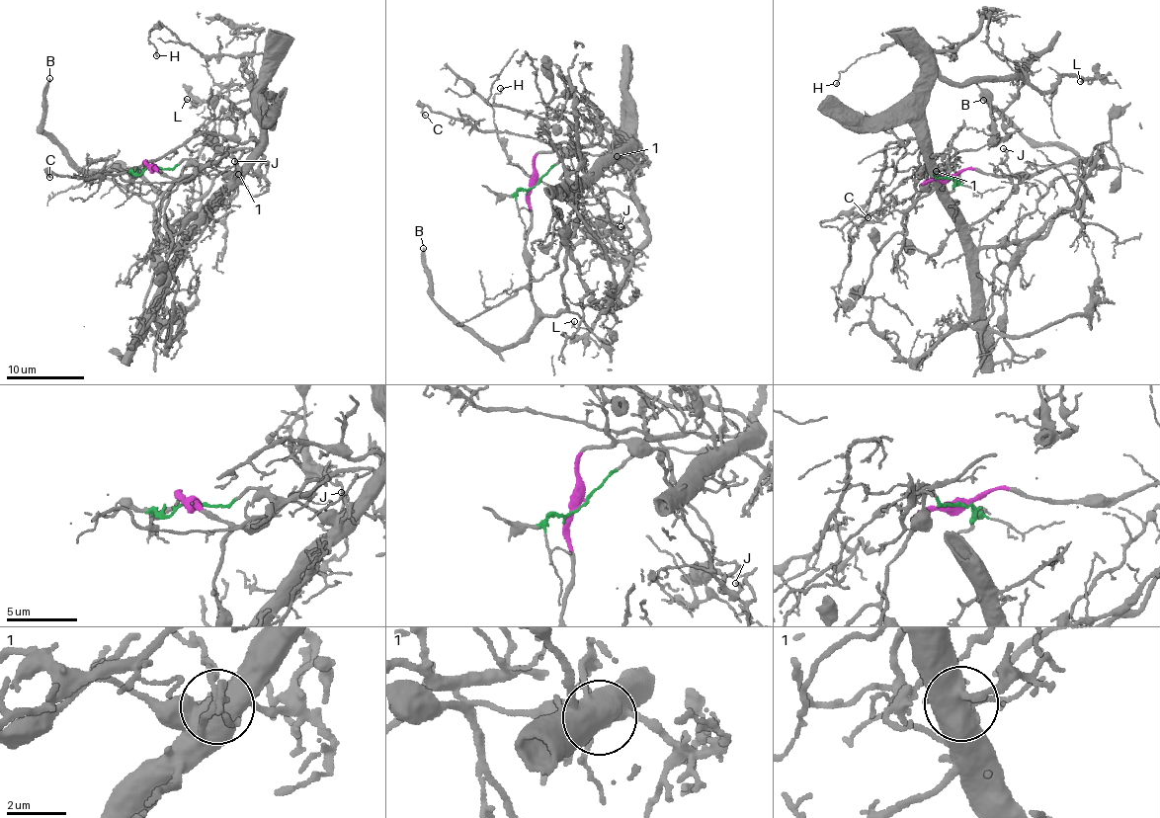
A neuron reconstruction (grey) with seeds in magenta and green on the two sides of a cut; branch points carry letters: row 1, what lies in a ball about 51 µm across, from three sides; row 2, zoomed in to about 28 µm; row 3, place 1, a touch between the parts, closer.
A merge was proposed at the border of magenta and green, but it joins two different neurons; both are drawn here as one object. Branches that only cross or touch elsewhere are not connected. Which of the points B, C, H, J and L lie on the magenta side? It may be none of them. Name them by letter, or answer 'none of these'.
B

